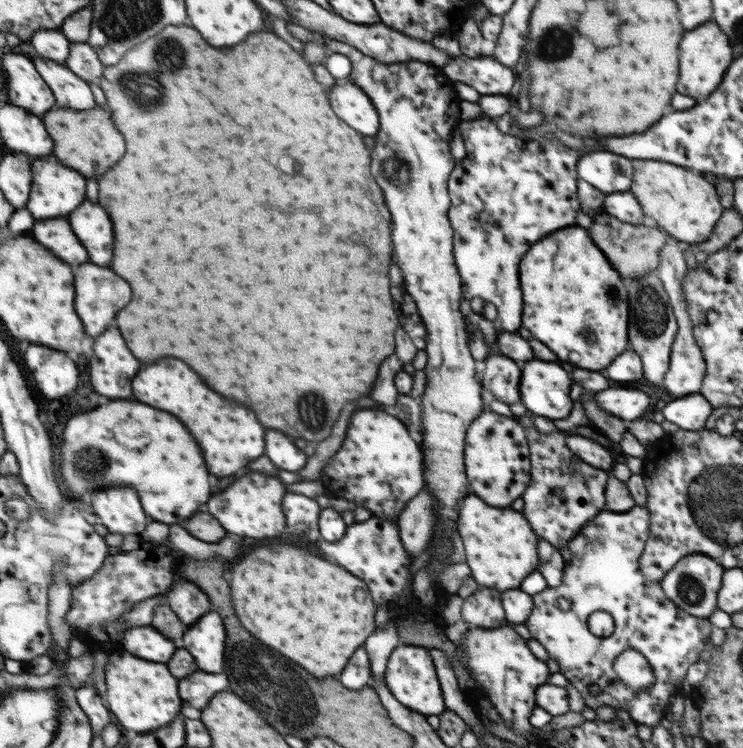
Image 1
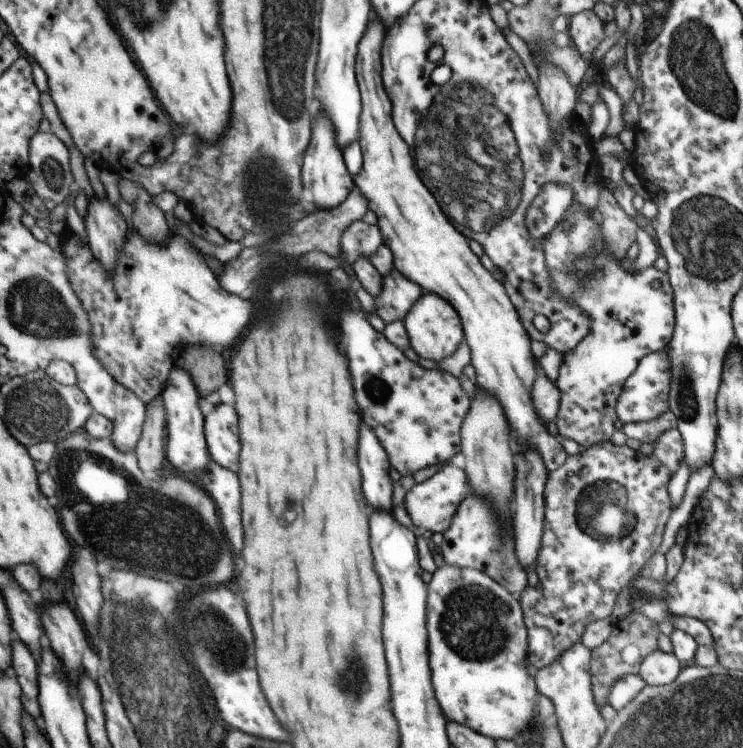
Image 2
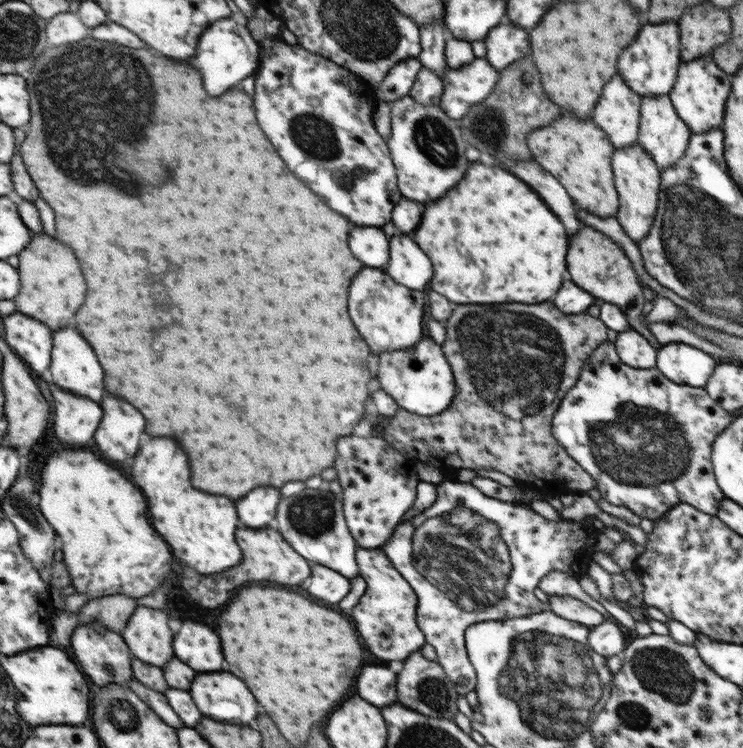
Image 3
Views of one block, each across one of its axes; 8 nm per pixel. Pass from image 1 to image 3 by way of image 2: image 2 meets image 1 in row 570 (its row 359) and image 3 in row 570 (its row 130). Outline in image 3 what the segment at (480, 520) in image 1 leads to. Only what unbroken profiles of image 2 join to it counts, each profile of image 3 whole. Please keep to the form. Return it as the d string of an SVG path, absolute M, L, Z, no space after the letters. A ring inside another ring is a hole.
M358 547L355 559L359 575L366 580L368 588L360 598L360 604L352 608L352 618L356 620L356 628L360 628L360 636L368 648L382 660L406 660L416 650L420 650L426 639L416 624L416 605L418 595L410 583L398 572L381 547L365 549Z

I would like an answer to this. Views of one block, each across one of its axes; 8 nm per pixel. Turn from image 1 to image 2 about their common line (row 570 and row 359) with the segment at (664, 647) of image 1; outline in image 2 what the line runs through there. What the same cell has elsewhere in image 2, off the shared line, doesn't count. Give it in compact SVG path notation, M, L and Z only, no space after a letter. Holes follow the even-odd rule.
M574 201L564 213L562 220L545 236L543 237L543 250L548 262L548 268L550 270L550 276L554 280L554 286L558 288L558 292L562 292L563 298L567 299L568 303L580 307L580 310L587 312L592 318L592 329L568 353L563 354L563 361L561 362L559 368L559 375L557 376L556 384L561 392L561 405L559 406L559 413L557 416L556 428L559 430L559 435L563 439L570 439L571 441L577 442L582 449L590 449L594 445L598 445L599 442L606 442L611 440L611 436L615 433L614 422L617 419L616 416L616 404L620 394L623 392L623 386L625 385L626 379L636 370L638 363L646 355L653 352L658 352L666 349L670 344L671 338L674 336L675 330L675 295L674 287L671 285L670 275L667 272L658 270L654 265L645 268L644 270L625 270L620 262L613 258L613 254L609 253L608 249L605 249L605 240L603 233L603 222L597 212L597 210L592 210L590 212L588 209L581 207L578 201ZM652 282L660 282L659 288L654 288Z

